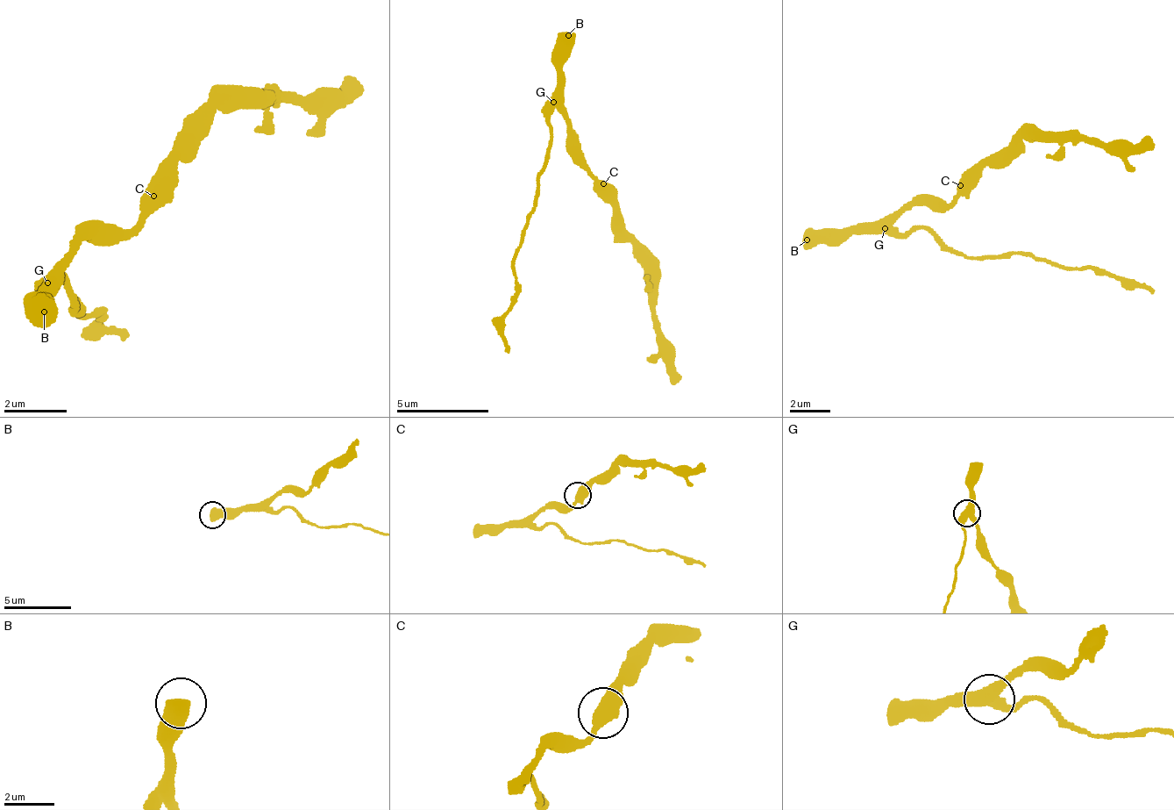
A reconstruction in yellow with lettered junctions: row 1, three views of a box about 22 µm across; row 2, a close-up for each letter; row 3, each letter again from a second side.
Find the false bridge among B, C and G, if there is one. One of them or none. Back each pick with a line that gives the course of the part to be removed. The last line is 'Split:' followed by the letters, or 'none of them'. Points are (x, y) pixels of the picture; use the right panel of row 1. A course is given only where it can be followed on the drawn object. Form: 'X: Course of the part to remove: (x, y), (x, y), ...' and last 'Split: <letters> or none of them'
G: Course of the part to remove: (885, 230), (935, 231), (966, 256), (995, 257), (1008, 252), (1056, 267), (1099, 268), (1154, 295)
Split: G

